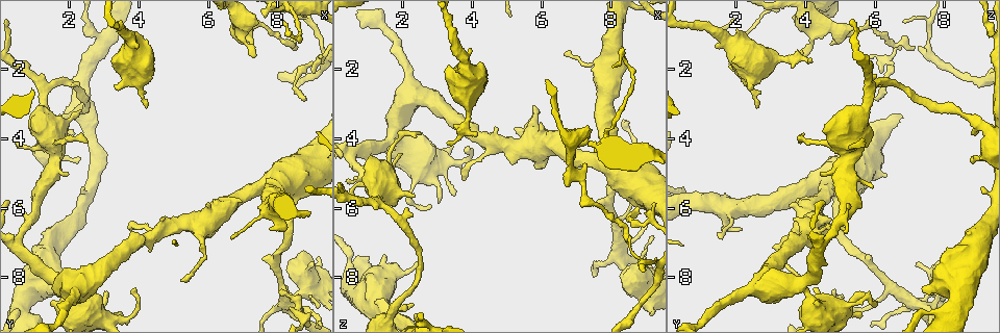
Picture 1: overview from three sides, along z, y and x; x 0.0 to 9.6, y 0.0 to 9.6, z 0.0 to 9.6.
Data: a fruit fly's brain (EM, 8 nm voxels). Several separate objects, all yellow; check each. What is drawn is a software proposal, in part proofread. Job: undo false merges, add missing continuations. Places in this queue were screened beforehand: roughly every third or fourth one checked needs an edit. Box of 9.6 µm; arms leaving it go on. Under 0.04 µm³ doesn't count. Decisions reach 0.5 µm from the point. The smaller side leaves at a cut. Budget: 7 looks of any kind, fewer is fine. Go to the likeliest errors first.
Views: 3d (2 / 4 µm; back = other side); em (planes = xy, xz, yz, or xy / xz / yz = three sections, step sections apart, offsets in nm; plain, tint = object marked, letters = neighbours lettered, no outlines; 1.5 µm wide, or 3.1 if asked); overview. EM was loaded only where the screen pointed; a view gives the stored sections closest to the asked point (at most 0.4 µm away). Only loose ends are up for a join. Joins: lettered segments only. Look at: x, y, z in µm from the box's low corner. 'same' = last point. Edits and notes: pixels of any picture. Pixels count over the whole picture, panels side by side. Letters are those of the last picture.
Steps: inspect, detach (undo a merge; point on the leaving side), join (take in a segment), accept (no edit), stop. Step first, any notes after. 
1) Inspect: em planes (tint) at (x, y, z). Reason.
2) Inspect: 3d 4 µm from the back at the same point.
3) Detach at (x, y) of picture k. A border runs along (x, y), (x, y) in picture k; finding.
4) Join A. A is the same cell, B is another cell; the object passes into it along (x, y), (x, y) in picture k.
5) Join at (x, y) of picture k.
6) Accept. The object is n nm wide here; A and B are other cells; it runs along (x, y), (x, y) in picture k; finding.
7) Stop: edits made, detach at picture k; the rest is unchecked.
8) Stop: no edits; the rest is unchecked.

Inspect: em xz step 4 (letters) at (7.35, 1.65, 4.00). Branch stops here.

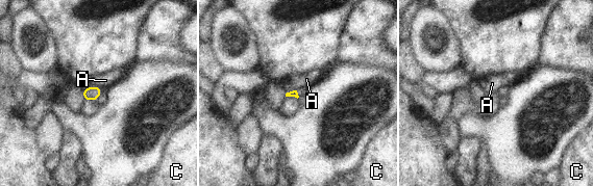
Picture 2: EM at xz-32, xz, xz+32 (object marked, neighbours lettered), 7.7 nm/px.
Inspect: em planes (letters) at the same point.

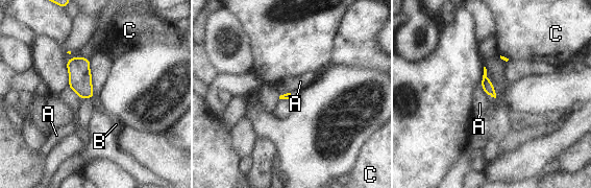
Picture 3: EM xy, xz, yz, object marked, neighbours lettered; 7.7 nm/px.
Join B. The longest contact is with A, 80 nm; B is the same cell, A and C are other cells; the object passes into it along (486, 84), (492, 96), (491, 100) in picture 3; it goes on there.

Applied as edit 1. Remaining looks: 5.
Inspect: overview.

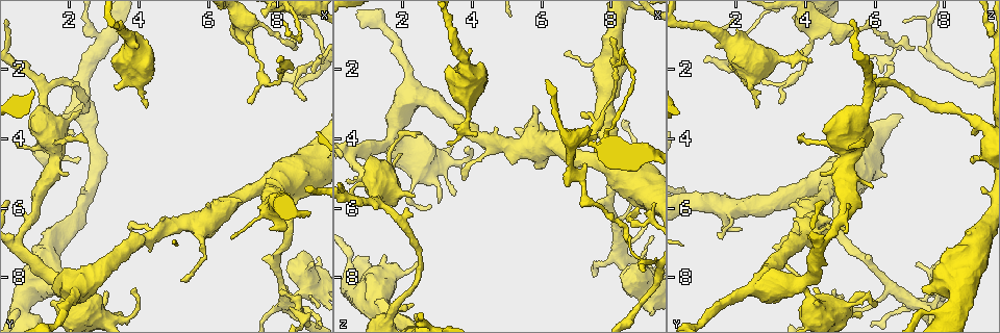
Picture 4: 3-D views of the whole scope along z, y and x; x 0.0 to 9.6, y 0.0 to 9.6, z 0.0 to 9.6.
Inspect: em xy step 8 (letters) at (3.95, 8.35, 4.25). Tapers out.

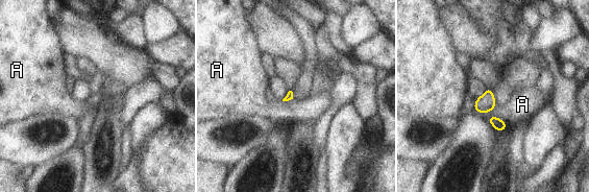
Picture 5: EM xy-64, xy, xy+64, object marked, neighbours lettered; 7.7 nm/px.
Accept. The longest contact is with A, 190 nm; A is another cell; none of them fits.

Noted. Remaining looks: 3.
Inspect: 3d 2 µm at (2.00, 5.05, 4.40). Thick end.

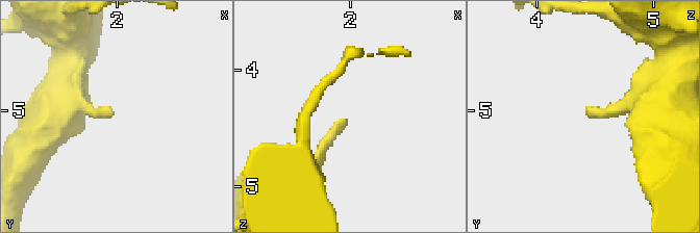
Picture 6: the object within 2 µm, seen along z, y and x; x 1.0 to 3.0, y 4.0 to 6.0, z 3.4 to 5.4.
Inspect: em xz step 4 (letters) at (2.00, 5.00, 4.44). Shape alone is not enough.

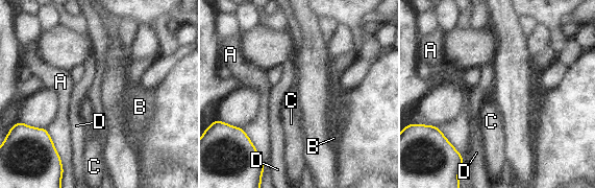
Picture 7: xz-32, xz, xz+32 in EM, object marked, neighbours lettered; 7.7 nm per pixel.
Inspect: em planes (letters) at the same point.

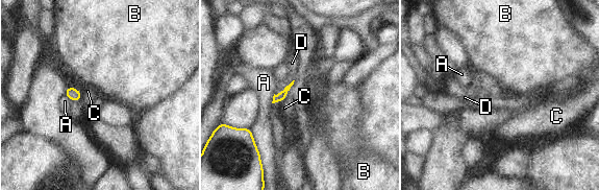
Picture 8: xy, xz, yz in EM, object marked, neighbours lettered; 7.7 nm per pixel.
Accept. A, B, C and D are other cells; a border runs along (80, 92), (81, 99) in picture 8; no lettered segment goes on from it.

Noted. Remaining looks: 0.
Stop: edits made, join at picture 3; the rest is unchecked.

